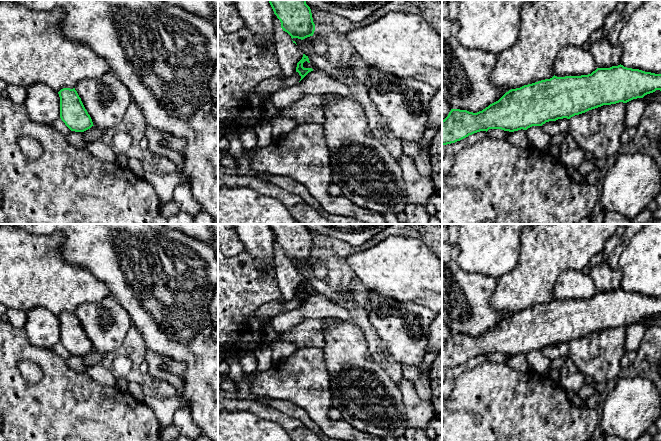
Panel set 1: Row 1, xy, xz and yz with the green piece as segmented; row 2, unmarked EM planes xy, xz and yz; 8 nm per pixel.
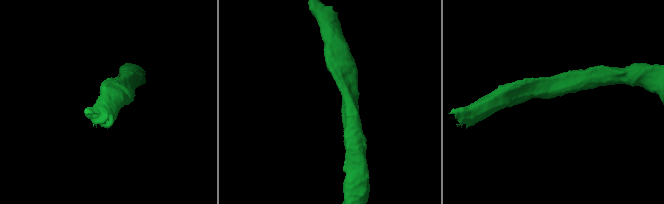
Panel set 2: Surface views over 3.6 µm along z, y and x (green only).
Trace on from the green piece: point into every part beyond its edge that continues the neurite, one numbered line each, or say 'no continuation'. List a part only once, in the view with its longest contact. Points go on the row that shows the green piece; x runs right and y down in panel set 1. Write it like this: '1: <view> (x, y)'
no continuation

